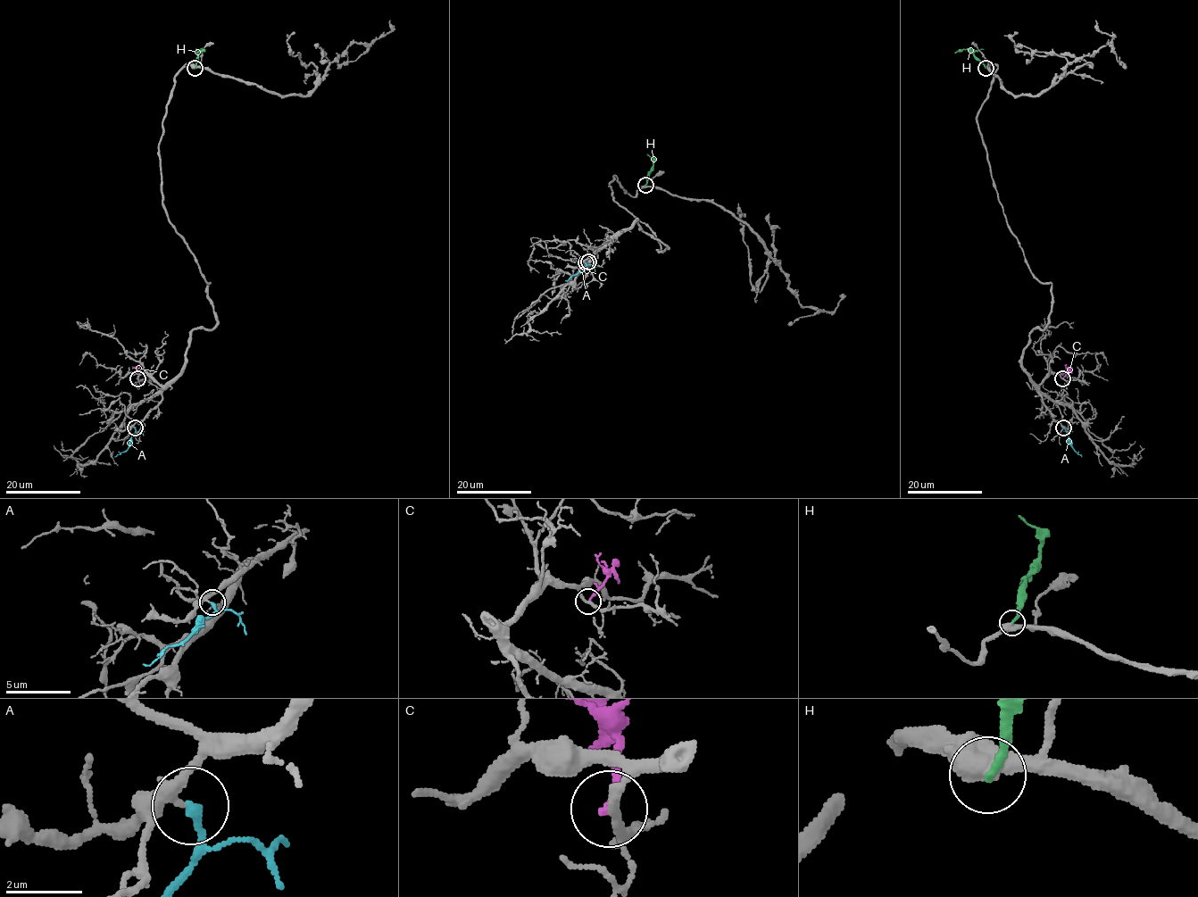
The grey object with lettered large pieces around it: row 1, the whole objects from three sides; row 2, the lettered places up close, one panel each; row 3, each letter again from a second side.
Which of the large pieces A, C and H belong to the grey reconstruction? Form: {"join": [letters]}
{"join": ["A"]}

